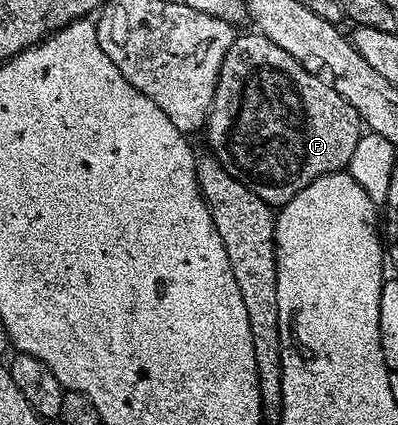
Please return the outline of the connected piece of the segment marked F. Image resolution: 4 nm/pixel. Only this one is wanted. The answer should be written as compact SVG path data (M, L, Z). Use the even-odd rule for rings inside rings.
M259 31L241 32L230 43L226 59L218 75L214 91L212 109L208 113L206 134L211 156L238 183L250 187L258 199L267 205L279 207L285 205L302 187L309 185L327 173L339 173L347 170L362 136L362 122L358 111L338 95L322 79L310 75L282 47L266 39Z

